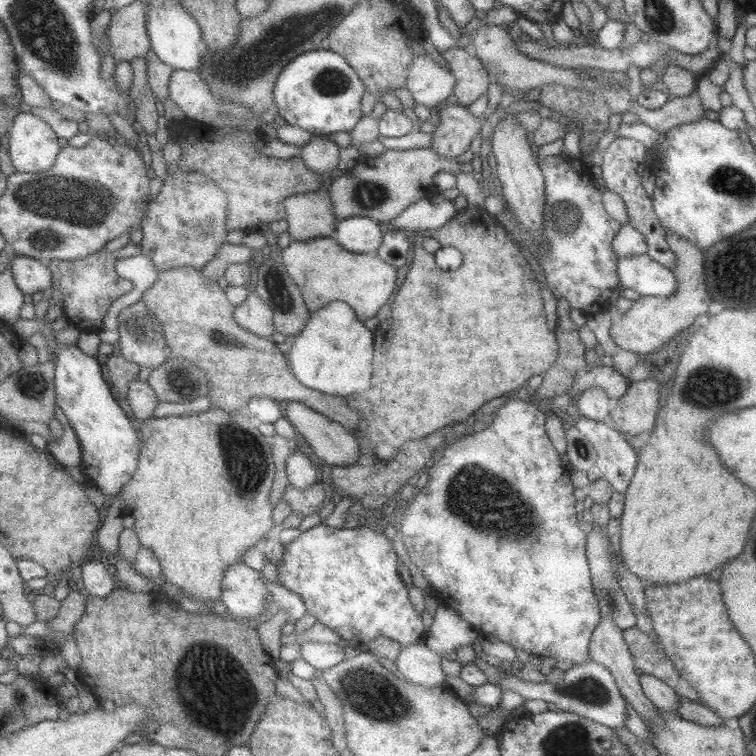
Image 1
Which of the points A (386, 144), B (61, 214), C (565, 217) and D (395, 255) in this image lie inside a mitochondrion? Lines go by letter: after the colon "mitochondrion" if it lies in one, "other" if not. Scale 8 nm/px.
A: other
B: mitochondrion
C: mitochondrion
D: other

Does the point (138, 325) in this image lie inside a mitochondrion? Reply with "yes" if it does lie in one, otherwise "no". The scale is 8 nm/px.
yes

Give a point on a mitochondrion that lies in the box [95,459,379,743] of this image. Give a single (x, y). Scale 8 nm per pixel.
(233, 705)

